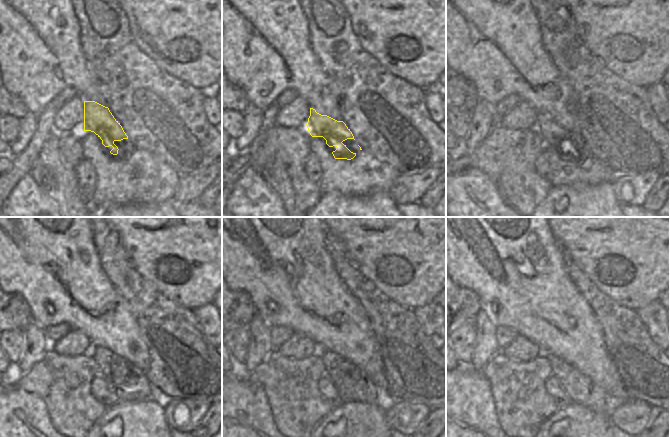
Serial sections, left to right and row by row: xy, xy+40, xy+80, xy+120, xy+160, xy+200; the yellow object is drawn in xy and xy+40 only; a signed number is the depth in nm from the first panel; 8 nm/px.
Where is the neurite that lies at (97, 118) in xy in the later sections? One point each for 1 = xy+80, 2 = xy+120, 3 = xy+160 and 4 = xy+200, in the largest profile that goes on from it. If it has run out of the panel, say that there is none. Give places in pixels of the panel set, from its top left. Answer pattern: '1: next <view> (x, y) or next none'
1: next xy+80 (554, 135)
2: next xy+120 (132, 384)
3: next xy+160 (352, 384)
4: next xy+200 (581, 389)

